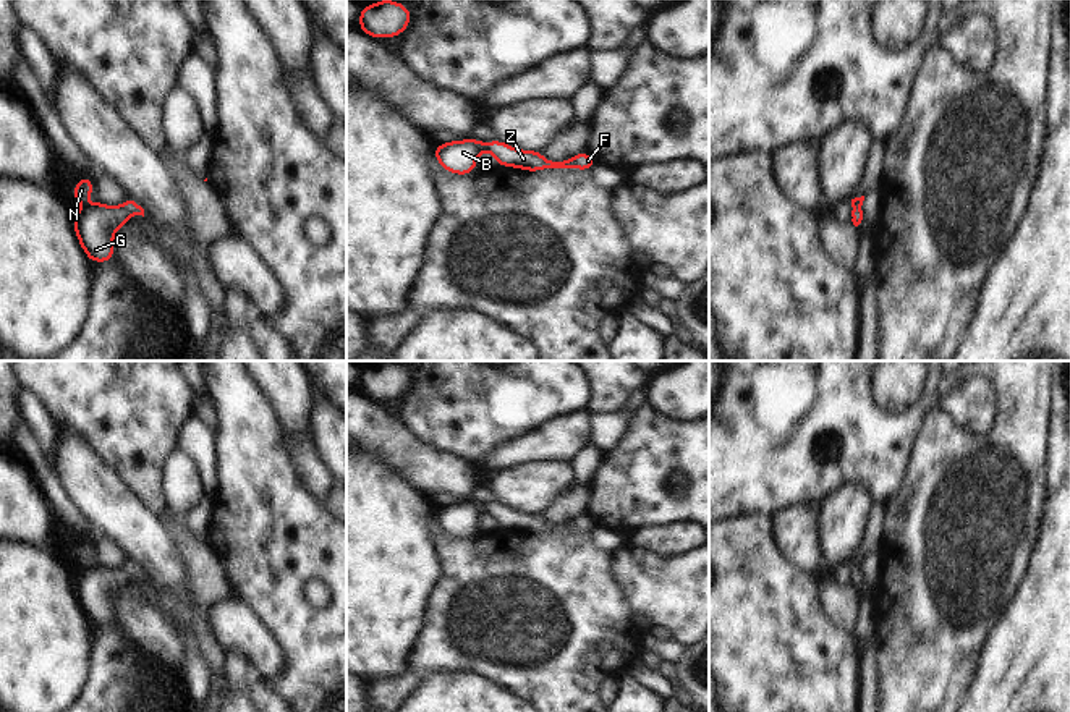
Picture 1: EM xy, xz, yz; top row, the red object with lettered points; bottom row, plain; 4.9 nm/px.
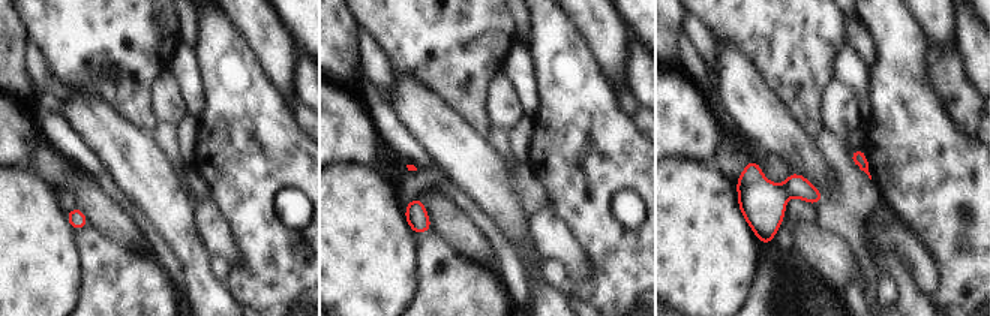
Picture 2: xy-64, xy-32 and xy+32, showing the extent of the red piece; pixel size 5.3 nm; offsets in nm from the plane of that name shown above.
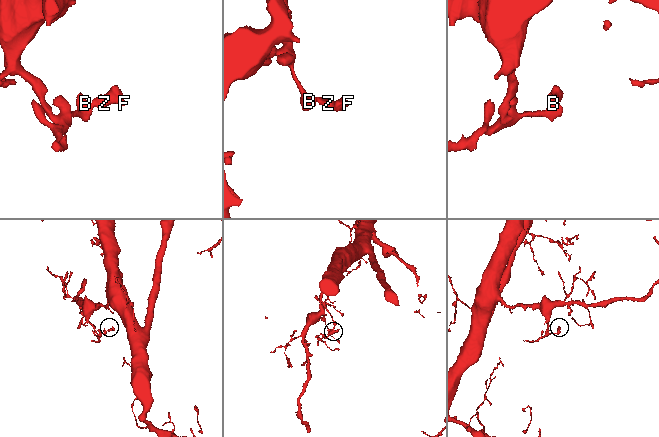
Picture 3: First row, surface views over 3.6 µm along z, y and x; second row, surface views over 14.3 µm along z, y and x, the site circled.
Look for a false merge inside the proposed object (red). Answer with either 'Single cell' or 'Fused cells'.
Single cell.

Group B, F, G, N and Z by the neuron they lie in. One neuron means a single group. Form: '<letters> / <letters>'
B F G N Z

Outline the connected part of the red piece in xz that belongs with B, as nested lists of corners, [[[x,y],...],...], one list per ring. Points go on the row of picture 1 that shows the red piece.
[[[473,138],[435,144],[434,155],[447,172],[469,175],[478,170],[476,159],[482,150],[489,150],[495,157],[499,167],[516,167],[528,172],[546,168],[578,168],[589,172],[597,163],[588,152],[576,154],[563,162],[552,162],[544,159],[541,150],[520,150],[502,141],[494,139],[482,142]]]

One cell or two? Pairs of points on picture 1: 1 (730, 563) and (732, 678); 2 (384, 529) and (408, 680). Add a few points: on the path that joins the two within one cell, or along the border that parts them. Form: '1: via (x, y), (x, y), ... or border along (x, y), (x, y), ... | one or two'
1: via (732, 593), (732, 649) | one
2: border along (420, 633), (408, 667), (387, 680), (371, 683) | two

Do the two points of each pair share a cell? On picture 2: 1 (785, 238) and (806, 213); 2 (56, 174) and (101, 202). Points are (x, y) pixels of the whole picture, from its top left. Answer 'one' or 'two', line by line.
1: one
2: one

